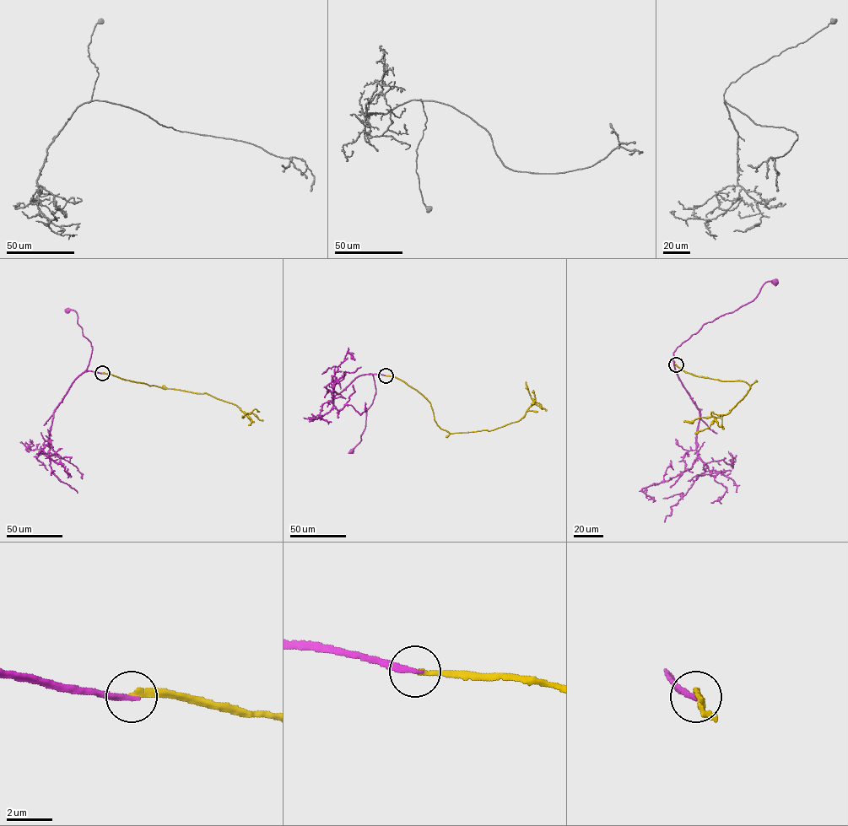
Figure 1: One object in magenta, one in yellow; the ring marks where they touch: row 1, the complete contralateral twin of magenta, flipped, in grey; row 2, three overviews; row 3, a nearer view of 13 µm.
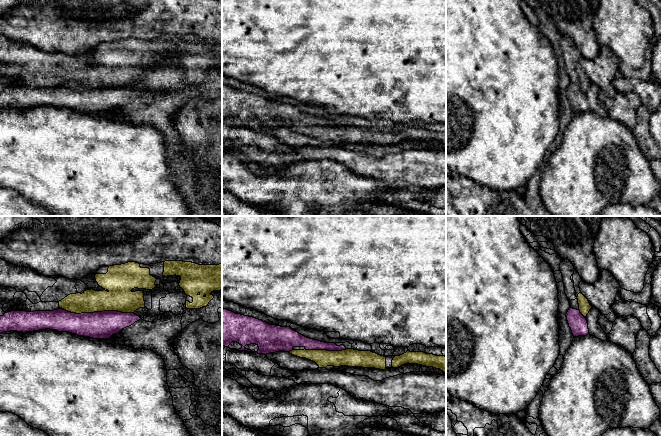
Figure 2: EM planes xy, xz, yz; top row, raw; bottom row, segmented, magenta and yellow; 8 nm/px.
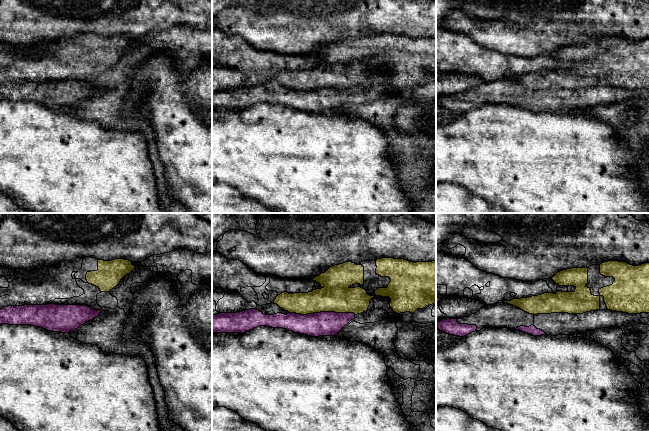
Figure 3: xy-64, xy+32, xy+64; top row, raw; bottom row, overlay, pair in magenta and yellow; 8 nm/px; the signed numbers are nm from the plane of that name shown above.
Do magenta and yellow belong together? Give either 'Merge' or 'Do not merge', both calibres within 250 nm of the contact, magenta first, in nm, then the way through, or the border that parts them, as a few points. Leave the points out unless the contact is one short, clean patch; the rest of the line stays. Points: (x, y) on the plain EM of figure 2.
Do not merge. Thickness 220 nm (magenta) against 220 nm

